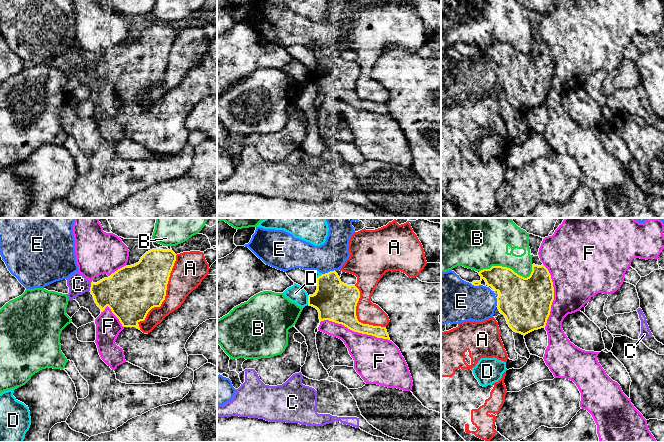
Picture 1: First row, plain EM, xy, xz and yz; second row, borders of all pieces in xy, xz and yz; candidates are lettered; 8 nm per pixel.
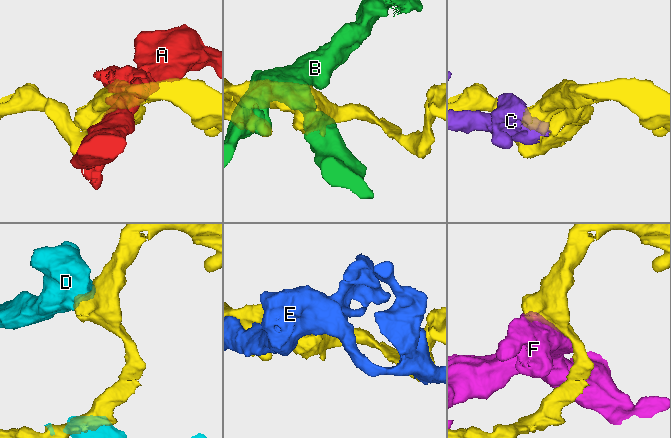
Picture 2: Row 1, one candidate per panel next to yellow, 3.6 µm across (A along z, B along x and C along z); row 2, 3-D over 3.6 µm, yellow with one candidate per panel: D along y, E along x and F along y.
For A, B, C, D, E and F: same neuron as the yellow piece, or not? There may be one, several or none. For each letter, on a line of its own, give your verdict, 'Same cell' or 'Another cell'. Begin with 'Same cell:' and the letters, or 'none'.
Same cell: none
A: Another cell
B: Another cell
C: Another cell
D: Another cell
E: Another cell
F: Another cell

